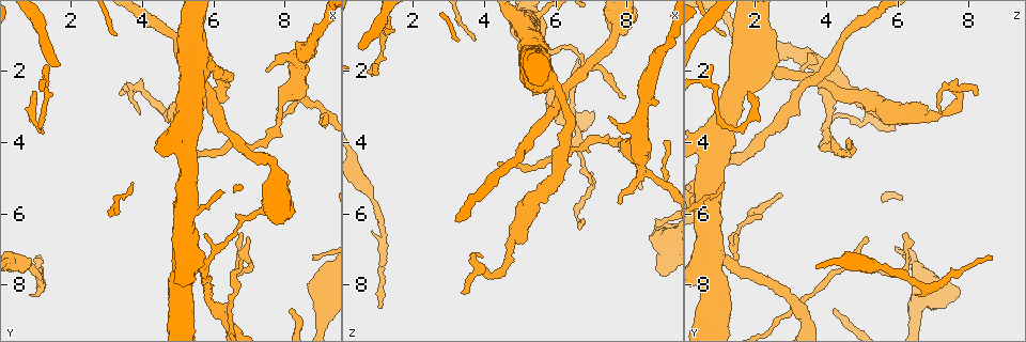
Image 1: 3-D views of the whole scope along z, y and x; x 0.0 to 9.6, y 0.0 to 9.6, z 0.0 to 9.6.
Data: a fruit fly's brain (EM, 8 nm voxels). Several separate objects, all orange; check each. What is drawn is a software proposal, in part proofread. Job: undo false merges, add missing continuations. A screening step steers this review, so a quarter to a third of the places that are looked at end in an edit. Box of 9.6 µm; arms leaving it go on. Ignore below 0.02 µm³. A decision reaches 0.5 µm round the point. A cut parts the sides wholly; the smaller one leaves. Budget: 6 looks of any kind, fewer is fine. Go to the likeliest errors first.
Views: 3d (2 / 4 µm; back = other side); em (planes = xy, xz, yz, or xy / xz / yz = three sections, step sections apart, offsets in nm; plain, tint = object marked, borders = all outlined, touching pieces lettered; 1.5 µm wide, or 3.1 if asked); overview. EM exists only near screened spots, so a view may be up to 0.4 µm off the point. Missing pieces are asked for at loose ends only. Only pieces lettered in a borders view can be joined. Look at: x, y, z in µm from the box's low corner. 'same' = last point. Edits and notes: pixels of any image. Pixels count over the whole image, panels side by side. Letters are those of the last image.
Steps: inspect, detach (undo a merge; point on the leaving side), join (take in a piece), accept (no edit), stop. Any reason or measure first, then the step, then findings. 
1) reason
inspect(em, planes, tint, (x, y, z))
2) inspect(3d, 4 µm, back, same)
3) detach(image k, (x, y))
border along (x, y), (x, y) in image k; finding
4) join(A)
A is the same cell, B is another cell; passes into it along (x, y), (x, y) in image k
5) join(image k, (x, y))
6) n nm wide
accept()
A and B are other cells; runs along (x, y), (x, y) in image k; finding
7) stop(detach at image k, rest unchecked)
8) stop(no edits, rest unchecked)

branch stops here
inspect(3d, 4 µm, (7.50, 2.00, 3.35))

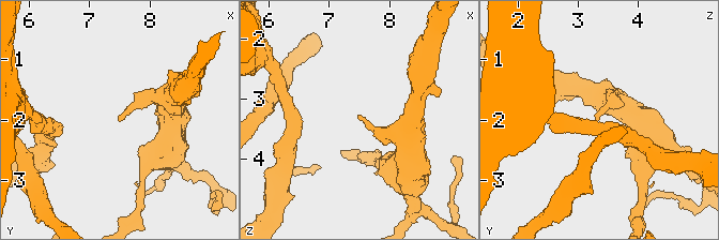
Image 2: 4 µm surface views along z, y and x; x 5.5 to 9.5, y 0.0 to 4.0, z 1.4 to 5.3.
now the EM
inspect(em, xy, step 4, borders, (7.45, 2.00, 3.30))

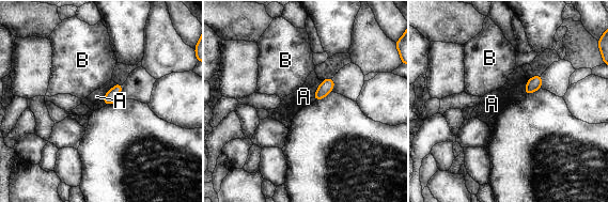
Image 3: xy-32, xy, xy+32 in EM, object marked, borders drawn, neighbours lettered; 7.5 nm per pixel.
A touches over 170 nm
accept()
A and B are other cells; border along (323, 80), (314, 93), (314, 100) in image 3; none of them fits

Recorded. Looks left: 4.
tapers out
inspect(3d, 4 µm, back, (1.05, 7.20, 8.60))

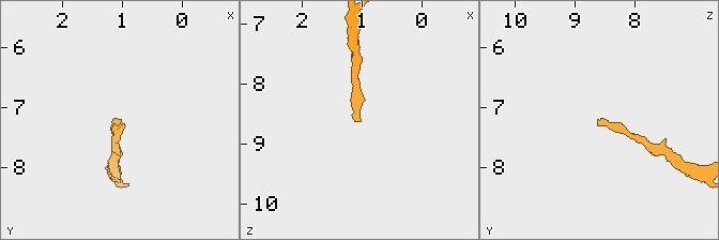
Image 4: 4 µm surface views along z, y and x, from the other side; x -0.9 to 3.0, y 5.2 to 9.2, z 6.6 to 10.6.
need the tissue
inspect(em, planes, borders, (1.05, 7.30, 8.60))

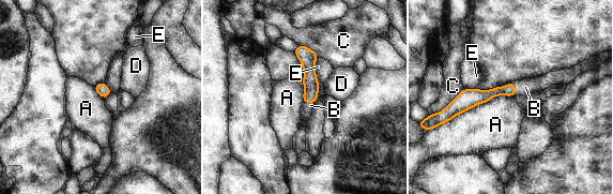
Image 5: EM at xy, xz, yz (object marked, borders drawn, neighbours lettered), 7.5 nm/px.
join(image 5, (525, 87))
B is the same cell, A, C, D and E are other cells; passes into it along (483, 96), (515, 89), (525, 87) in image 5; it goes on there

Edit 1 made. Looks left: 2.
inspect(overview)

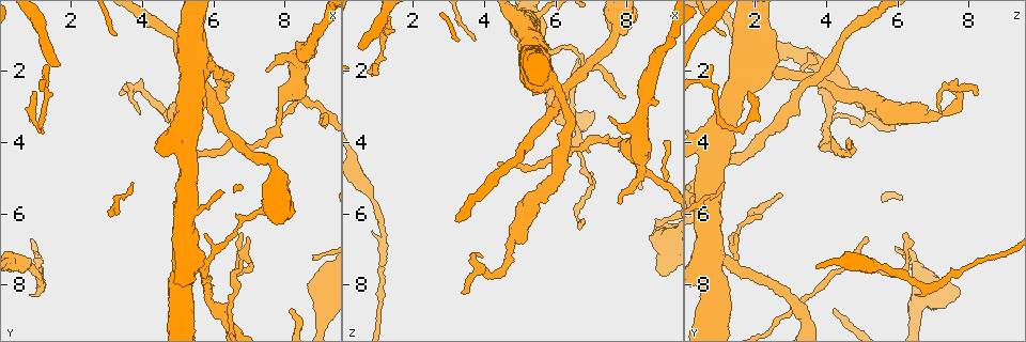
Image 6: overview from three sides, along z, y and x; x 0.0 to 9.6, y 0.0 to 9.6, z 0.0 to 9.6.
free end
inspect(em, planes, borders, (3.35, 2.65, 8.20))

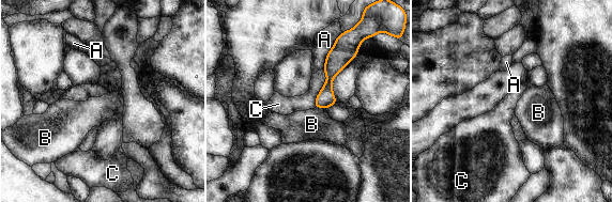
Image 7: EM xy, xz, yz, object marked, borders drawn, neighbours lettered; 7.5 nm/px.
C touches over 300 nm
accept()
A, B and C are other cells; runs along (337, 47), (326, 94), (318, 105) in image 7; none of them fits

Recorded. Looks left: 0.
stop(join at image 5, rest unchecked)

